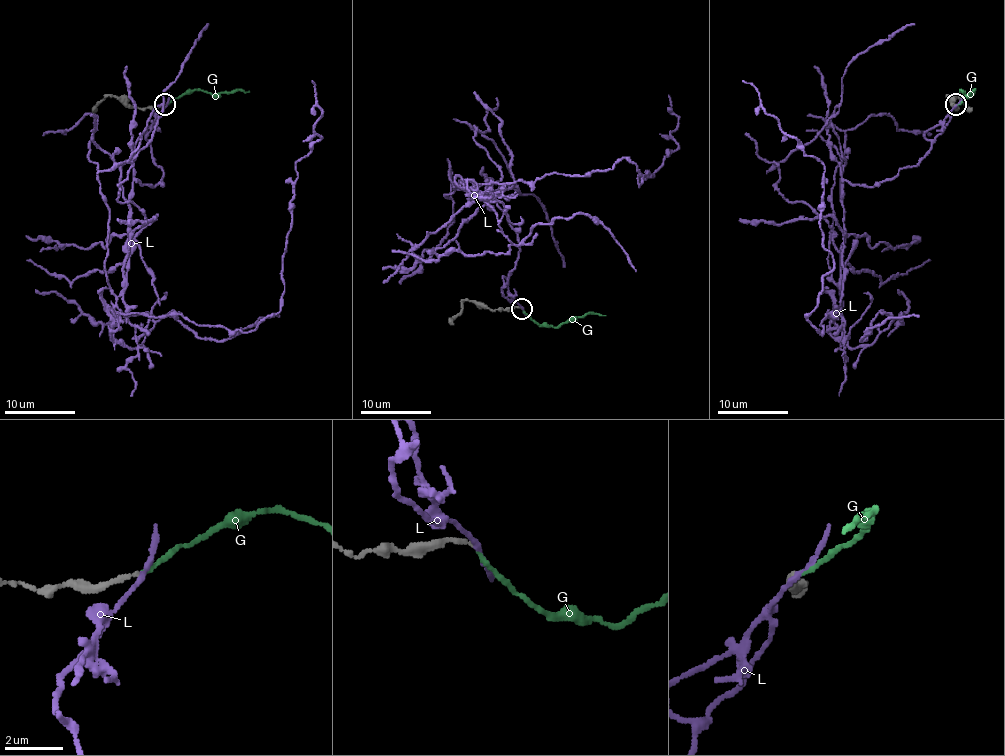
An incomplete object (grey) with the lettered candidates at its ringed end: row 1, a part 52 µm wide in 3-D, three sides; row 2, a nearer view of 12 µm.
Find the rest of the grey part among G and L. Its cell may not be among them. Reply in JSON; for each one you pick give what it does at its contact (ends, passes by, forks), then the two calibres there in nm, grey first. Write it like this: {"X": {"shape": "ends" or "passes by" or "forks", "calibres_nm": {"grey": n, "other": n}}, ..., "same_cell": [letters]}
{"G": {"shape": "ends", "calibres_nm": {"grey": 150, "other": 120}}, "same_cell": ["G"]}

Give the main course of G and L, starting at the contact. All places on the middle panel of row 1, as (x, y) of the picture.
G: (523, 309), (537, 323), (551, 326), (574, 321), (586, 314), (606, 316)
L: (521, 307), (501, 289), (517, 233), (473, 194), (622, 158), (638, 186), (678, 144), (668, 94)

